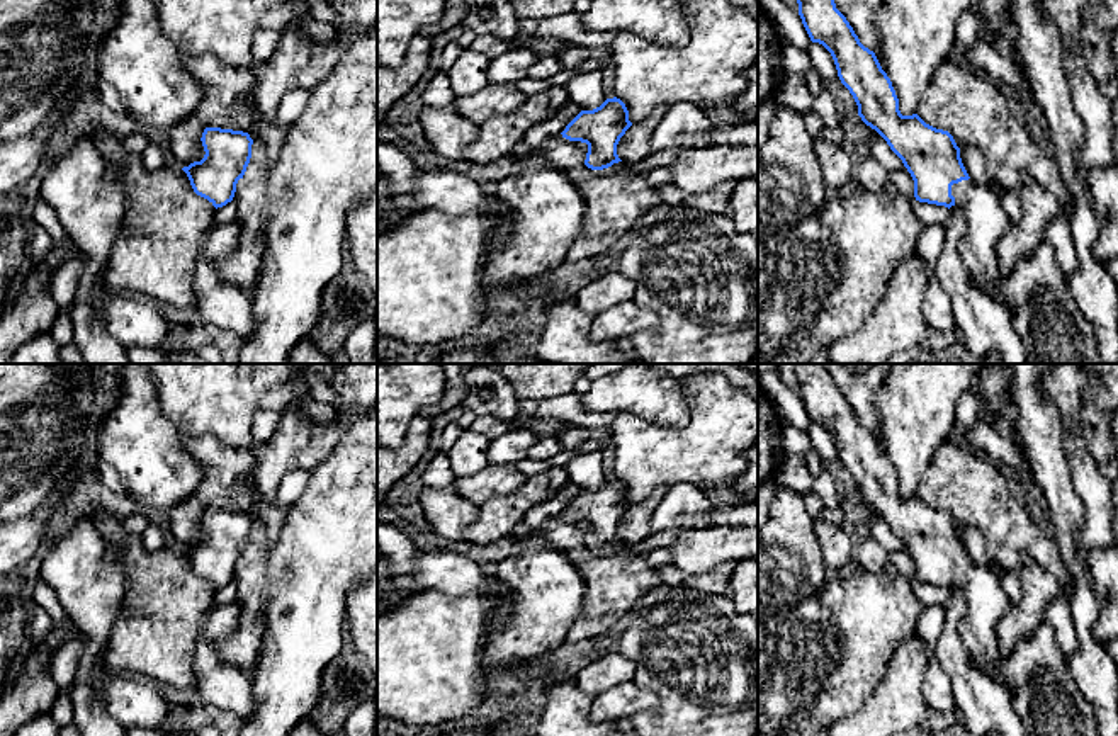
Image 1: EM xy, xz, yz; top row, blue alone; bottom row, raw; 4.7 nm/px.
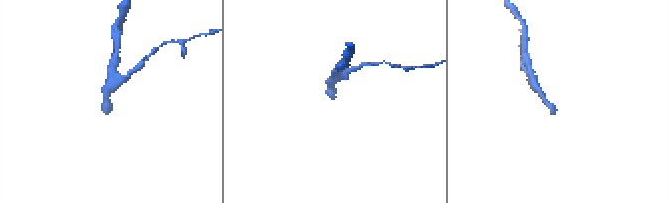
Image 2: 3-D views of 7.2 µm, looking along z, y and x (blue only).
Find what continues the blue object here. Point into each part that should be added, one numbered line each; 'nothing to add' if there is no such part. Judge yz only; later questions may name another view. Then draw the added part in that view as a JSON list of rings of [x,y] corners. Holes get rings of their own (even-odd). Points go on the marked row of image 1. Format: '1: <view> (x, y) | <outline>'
1: yz (1037, 291) | [[[970,178],[951,185],[967,228],[960,241],[965,269],[980,279],[989,294],[1011,309],[1026,348],[1025,364],[1101,364],[1089,321],[1070,294],[1048,240],[1011,269],[997,260],[997,243],[1009,231],[999,194],[991,184]]]

